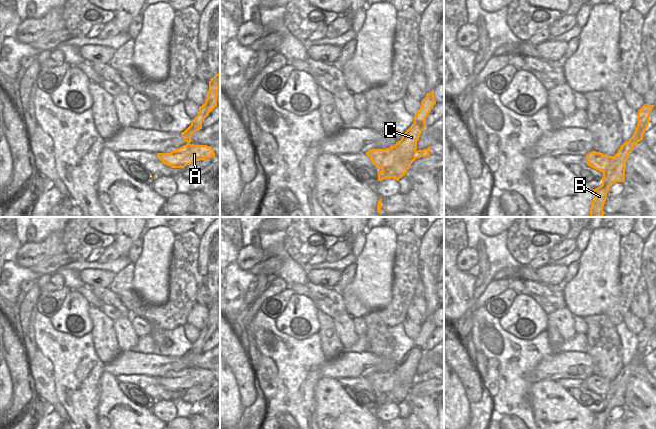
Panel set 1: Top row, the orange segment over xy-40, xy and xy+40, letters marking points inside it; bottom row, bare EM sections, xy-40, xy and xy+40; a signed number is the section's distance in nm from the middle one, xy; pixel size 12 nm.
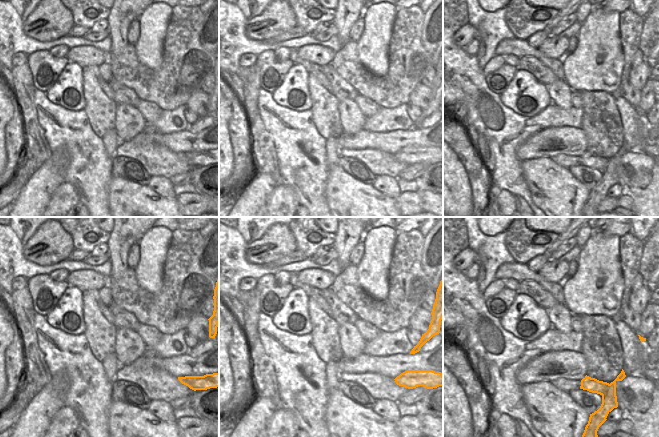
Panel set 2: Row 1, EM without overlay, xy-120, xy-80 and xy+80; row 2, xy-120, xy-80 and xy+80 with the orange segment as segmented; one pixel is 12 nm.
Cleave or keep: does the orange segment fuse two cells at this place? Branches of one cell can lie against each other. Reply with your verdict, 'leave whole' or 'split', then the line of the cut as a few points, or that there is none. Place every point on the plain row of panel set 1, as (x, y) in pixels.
split; cut in xy along (394, 369), (398, 385), (382, 393)

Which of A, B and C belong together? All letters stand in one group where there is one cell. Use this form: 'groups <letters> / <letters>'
groups A / B C

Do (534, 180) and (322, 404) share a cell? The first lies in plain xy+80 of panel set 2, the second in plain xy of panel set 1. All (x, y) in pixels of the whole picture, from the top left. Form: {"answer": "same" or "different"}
{"answer": "same"}

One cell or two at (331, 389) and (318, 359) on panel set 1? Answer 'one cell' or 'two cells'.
two cells

